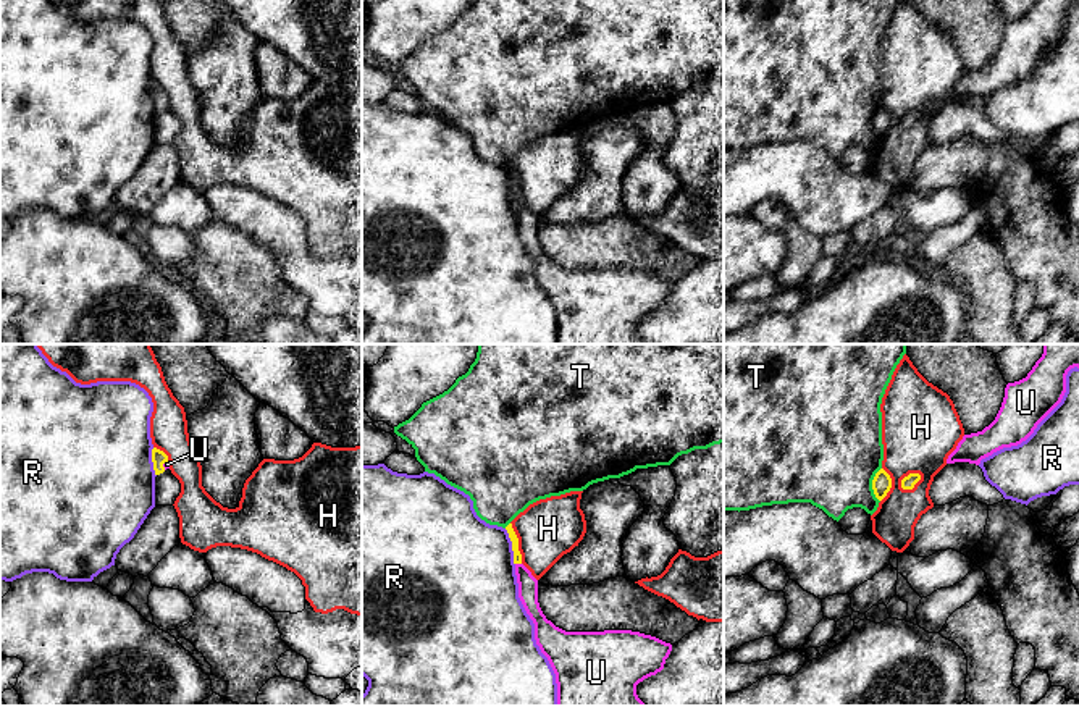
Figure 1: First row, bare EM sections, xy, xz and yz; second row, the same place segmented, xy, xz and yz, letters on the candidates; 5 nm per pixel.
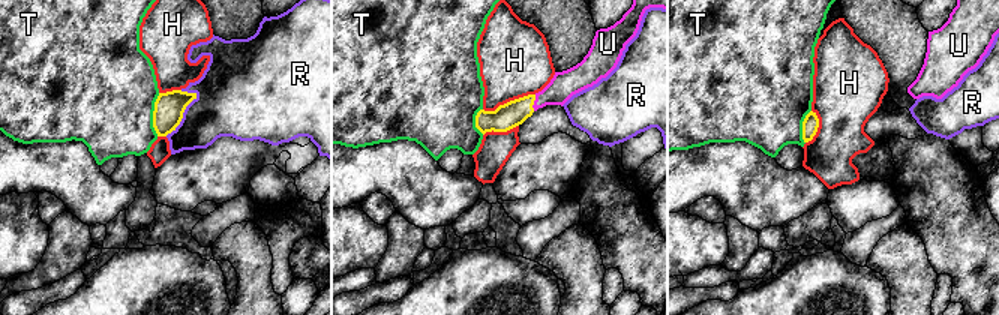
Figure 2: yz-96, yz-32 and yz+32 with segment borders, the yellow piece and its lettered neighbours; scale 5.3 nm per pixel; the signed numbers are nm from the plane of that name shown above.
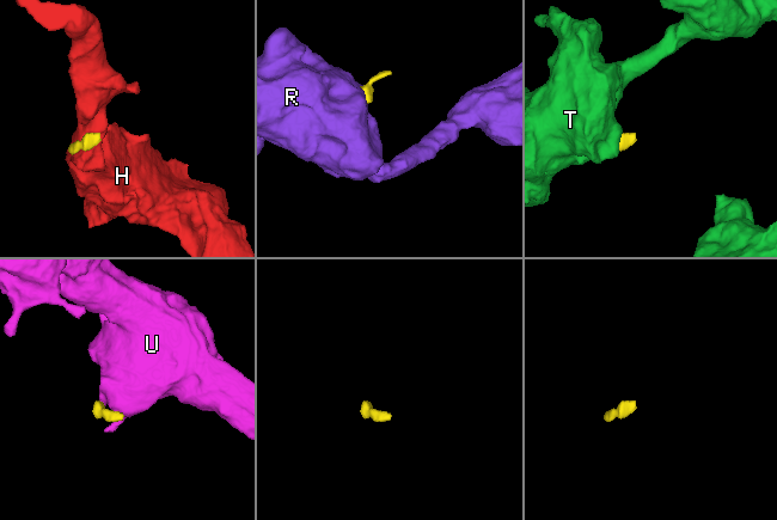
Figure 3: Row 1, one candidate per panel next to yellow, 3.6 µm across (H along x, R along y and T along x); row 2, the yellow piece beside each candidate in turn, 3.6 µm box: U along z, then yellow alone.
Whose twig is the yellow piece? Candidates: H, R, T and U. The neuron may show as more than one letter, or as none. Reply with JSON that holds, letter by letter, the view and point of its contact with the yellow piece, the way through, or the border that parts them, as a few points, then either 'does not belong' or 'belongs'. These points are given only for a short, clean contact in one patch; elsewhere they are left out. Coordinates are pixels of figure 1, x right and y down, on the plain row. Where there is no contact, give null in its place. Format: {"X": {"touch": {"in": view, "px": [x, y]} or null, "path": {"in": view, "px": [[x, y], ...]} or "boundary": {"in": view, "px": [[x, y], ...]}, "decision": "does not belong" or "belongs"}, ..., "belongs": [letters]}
{"H": {"touch": {"in": "yz", "px": [911, 126]}, "decision": "does not belong"}, "R": {"touch": {"in": "xz", "px": [512, 184]}, "boundary": {"in": "xz", "px": [[504, 167], [511, 180], [514, 202]]}, "decision": "does not belong"}, "T": {"touch": {"in": "yz", "px": [873, 123]}, "decision": "does not belong"}, "U": {"touch": {"in": "xz", "px": [519, 201]}, "path": {"in": "xz", "px": [[517, 196], [519, 201], [527, 222]]}, "decision": "belongs"}, "belongs": ["U"]}

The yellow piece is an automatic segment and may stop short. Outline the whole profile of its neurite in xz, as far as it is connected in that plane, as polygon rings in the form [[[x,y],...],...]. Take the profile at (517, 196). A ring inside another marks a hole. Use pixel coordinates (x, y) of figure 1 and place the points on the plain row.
[[[512,162],[506,168],[512,179],[519,236],[535,262],[536,283],[556,312],[557,344],[648,344],[638,336],[636,323],[664,307],[672,283],[632,268],[565,270],[556,265],[540,246],[538,218],[522,202]]]

